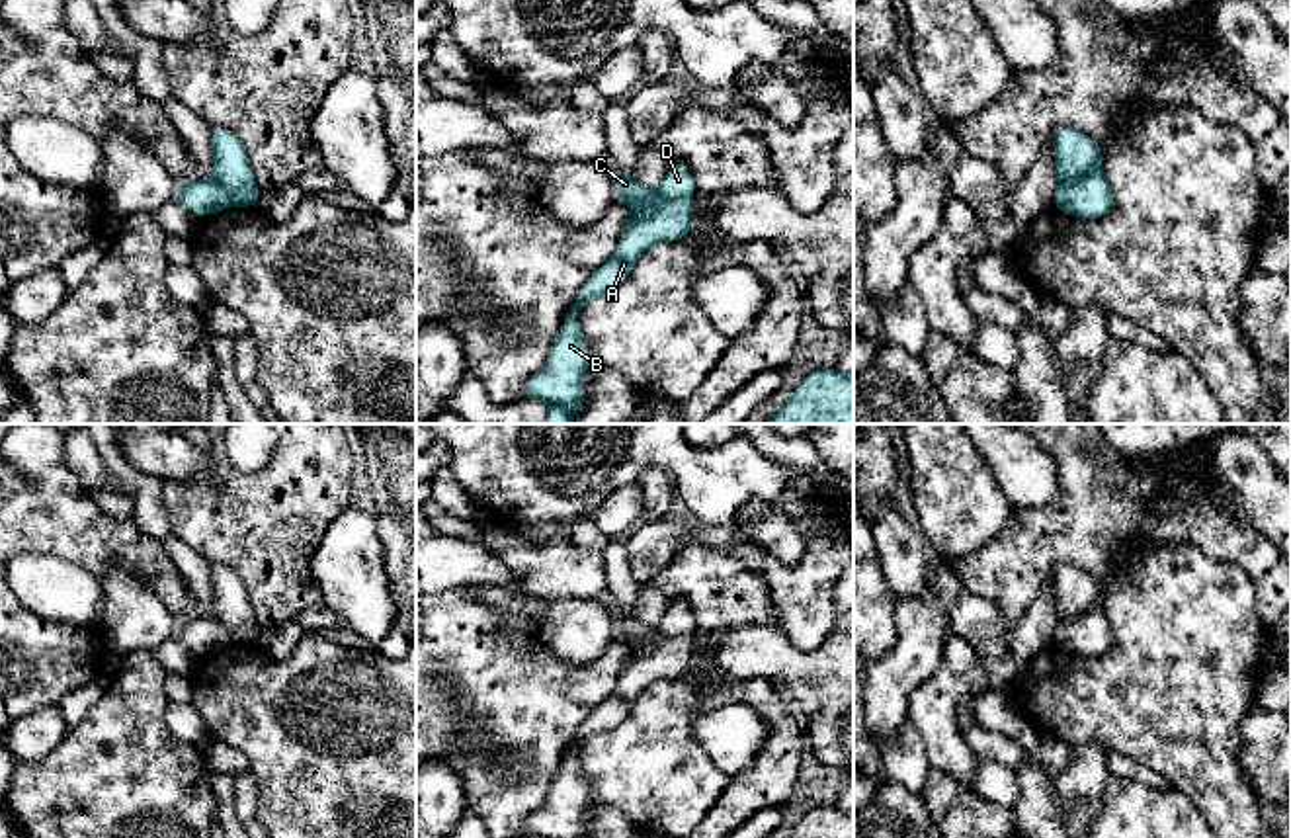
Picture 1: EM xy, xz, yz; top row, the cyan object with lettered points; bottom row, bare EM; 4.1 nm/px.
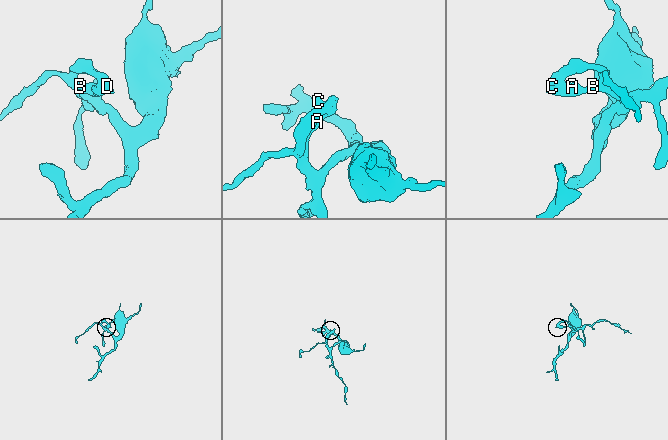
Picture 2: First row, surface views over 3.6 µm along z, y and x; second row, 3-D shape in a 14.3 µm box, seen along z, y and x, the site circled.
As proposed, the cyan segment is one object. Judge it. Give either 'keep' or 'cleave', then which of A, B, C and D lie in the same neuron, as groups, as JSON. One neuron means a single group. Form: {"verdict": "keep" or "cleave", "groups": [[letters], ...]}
{"verdict": "cleave", "groups": [["A", "B", "C"], ["D"]]}

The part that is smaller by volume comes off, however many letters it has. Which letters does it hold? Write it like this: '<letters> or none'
D

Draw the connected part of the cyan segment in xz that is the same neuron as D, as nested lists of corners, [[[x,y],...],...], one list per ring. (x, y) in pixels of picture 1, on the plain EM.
[[[672,600],[662,621],[656,625],[662,637],[693,637],[695,615],[687,602]]]

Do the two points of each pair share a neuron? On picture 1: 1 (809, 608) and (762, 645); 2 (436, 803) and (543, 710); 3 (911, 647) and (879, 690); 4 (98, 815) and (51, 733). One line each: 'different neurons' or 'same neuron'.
1: different neurons
2: different neurons
3: same neuron
4: different neurons

